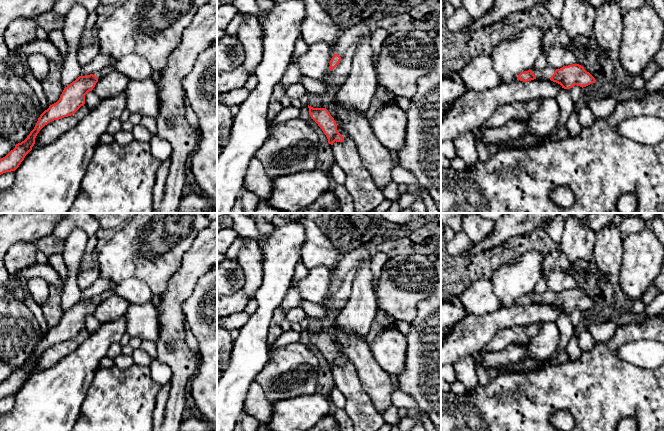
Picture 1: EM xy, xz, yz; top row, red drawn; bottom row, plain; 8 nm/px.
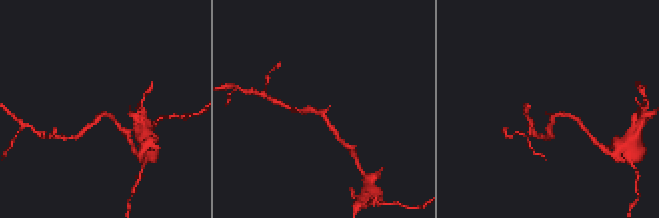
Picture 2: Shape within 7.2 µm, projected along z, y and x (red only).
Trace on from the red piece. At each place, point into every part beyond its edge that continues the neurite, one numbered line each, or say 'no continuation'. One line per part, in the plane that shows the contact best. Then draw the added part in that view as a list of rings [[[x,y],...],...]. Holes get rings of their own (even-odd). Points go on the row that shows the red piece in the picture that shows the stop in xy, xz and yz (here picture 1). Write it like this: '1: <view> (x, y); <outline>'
1: xz (349, 39); [[[360,19],[354,26],[343,31],[335,52],[341,57],[339,64],[332,70],[332,75],[325,81],[328,89],[318,94],[324,104],[332,103],[338,89],[345,83],[350,72],[355,50],[360,38],[372,30],[372,23],[369,19]]]

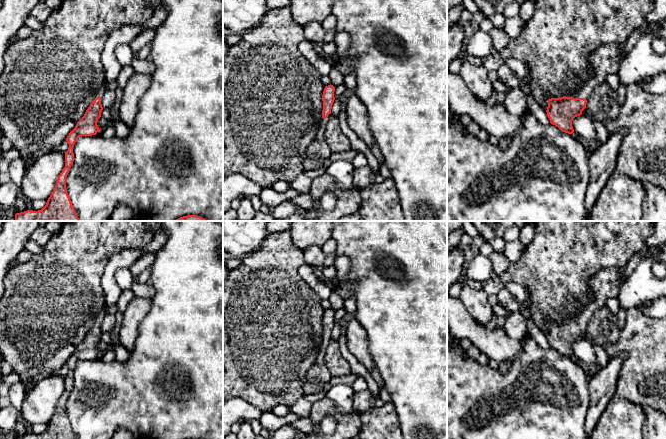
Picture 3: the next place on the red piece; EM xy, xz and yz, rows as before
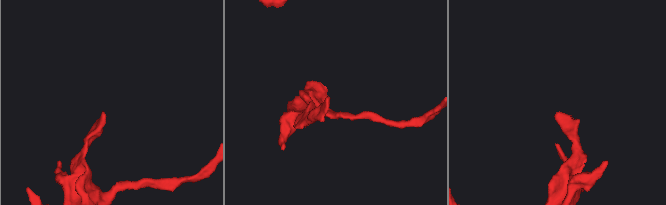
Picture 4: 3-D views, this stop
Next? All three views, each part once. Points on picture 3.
1: yz (607, 59); [[[610,43],[598,48],[589,58],[592,77],[573,91],[570,97],[587,100],[593,89],[604,82],[608,74],[617,74],[623,59],[627,56],[627,54],[622,55],[620,53],[620,47],[619,44]]]

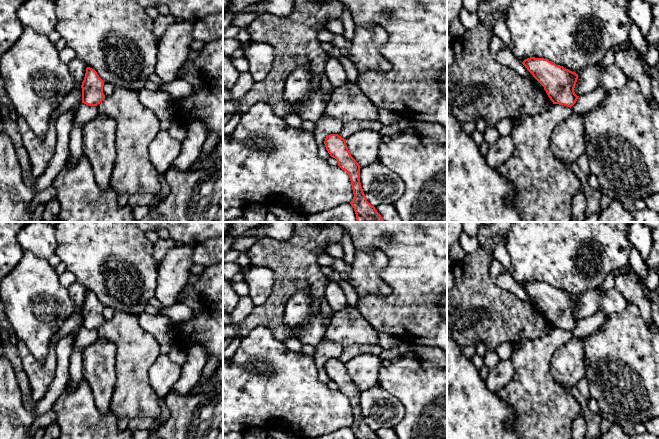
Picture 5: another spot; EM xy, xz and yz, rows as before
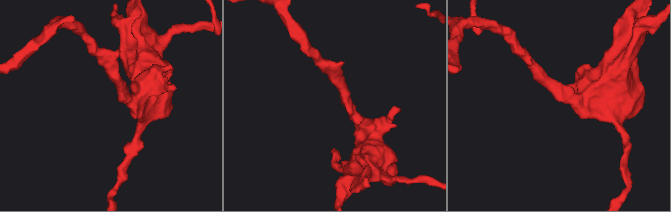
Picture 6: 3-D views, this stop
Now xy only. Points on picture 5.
no continuation

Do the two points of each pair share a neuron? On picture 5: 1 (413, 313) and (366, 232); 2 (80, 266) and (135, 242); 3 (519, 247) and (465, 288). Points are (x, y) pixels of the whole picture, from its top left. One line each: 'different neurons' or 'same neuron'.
1: same neuron
2: same neuron
3: different neurons

